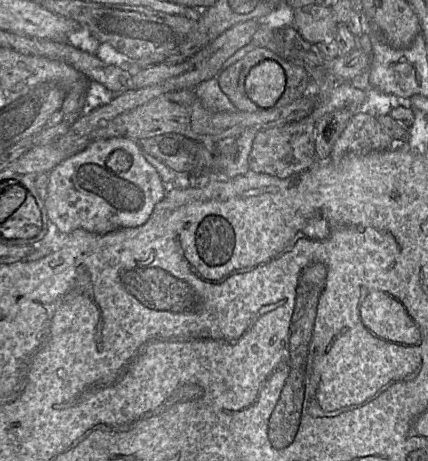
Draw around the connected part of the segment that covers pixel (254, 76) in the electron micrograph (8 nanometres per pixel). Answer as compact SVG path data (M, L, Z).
M264 60L250 70L245 81L245 90L253 102L270 108L285 92L286 82L283 67L273 60Z

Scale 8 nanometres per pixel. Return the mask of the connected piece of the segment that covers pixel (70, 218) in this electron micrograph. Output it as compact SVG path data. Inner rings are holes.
M124 137L109 138L89 143L48 173L44 208L49 223L65 235L75 229L105 235L120 228L144 224L156 204L165 197L167 189L156 169L145 159L138 141ZM115 150L123 151L130 158L130 165L124 171L113 172L106 165Z

